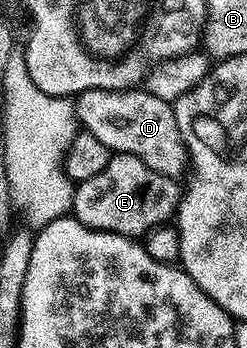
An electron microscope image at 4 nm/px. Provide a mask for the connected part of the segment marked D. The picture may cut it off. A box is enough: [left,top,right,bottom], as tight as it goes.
[74,88,192,179]

